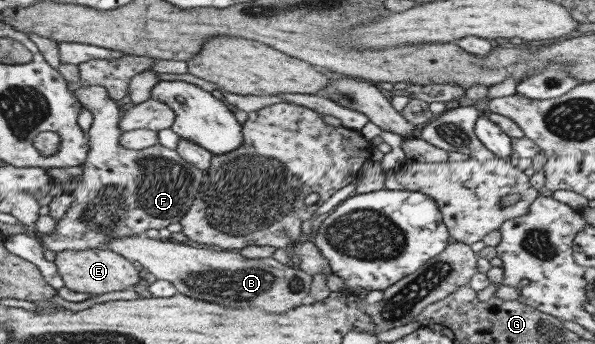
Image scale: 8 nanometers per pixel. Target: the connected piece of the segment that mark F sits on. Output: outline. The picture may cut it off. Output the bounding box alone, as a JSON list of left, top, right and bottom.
[40,86,205,252]

